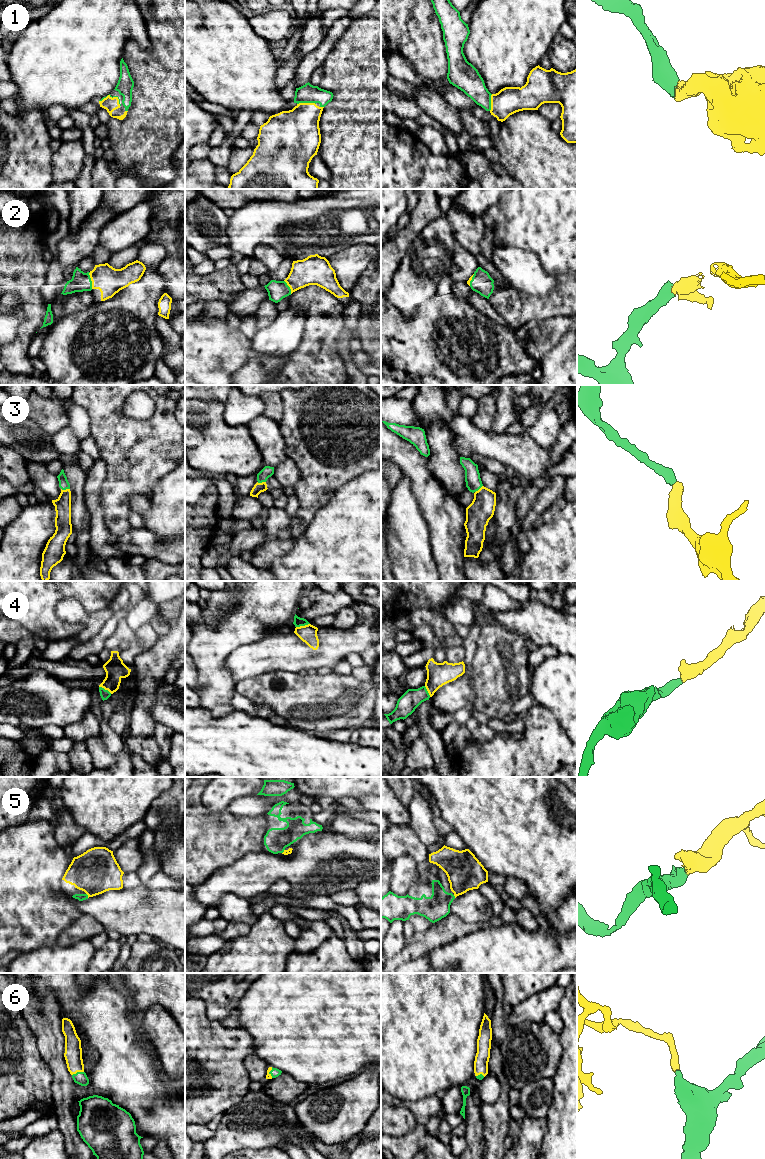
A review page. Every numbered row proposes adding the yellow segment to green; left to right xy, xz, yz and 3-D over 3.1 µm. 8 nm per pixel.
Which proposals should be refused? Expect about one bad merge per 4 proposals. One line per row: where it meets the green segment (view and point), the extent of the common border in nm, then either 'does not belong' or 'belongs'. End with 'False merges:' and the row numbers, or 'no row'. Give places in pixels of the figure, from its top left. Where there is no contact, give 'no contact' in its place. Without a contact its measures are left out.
1: contact xz (306, 102); length 150 nm; belongs
2: contact xy (90, 280); length 140 nm; belongs
3: contact xy (65, 489); length 70 nm; belongs
4: contact xz (302, 625); length 120 nm; belongs
5: contact xy (87, 895); length 40 nm; belongs
6: contact xy (77, 1072); length 100 nm; belongs
False merges: no row

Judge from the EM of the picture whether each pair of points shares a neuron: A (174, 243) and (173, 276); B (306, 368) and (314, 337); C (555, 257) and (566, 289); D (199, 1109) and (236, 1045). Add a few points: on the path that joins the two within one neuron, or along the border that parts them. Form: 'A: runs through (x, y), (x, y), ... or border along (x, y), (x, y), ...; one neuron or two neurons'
A: runs through (174, 251), (174, 268); one neuron
B: runs through (314, 360), (314, 345); one neuron
C: border along (566, 271), (555, 276); two neurons
D: runs through (215, 1093), (221, 1089), (221, 1061); one neuron

